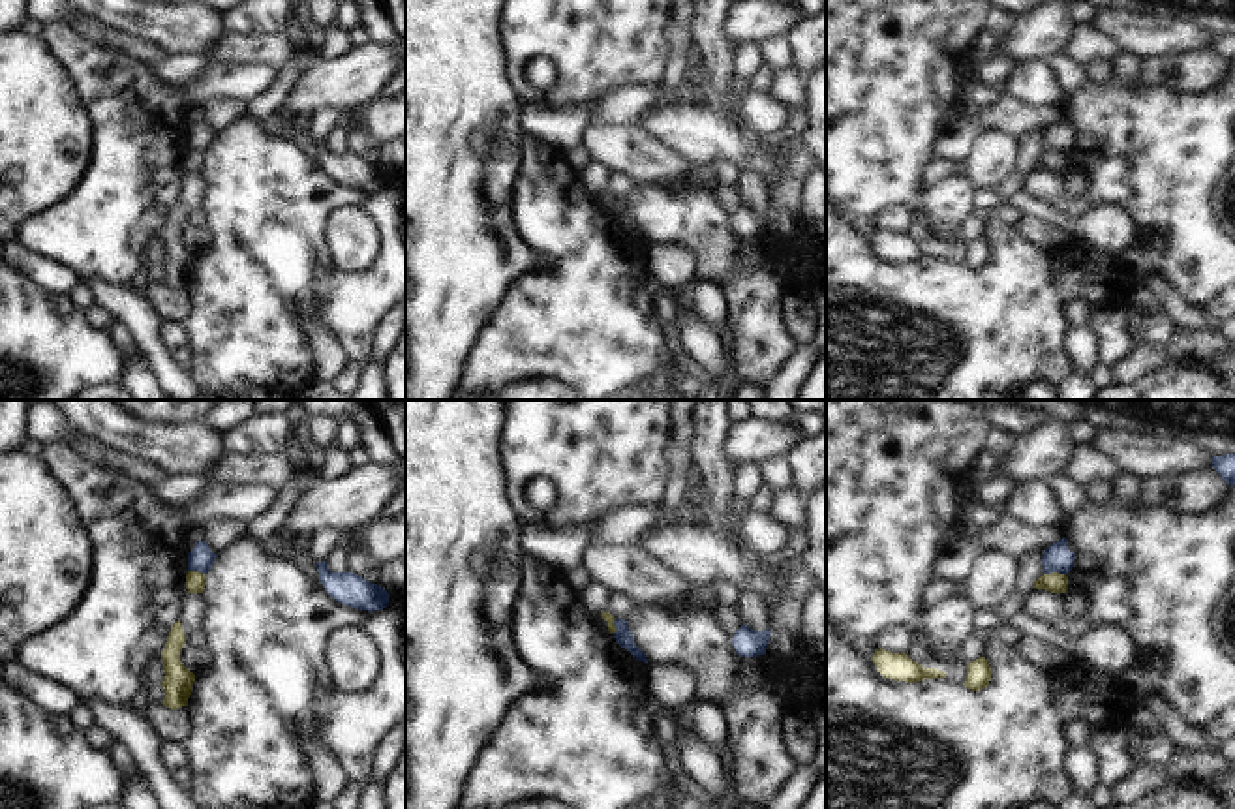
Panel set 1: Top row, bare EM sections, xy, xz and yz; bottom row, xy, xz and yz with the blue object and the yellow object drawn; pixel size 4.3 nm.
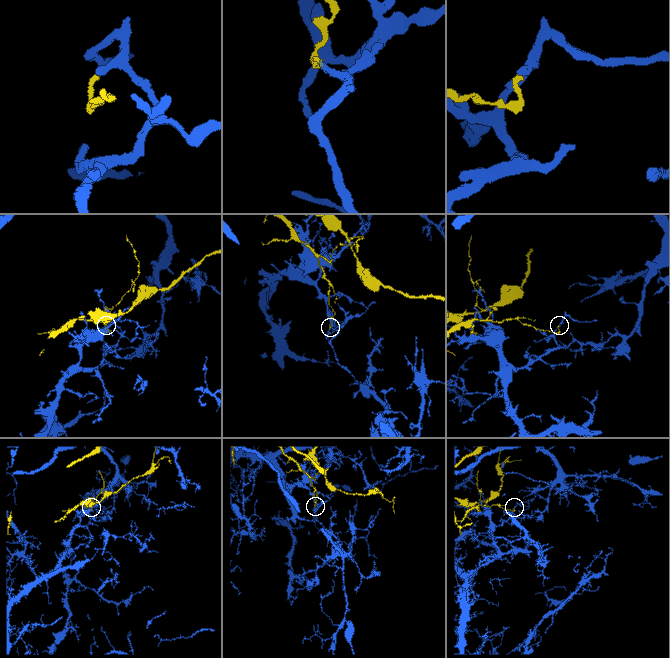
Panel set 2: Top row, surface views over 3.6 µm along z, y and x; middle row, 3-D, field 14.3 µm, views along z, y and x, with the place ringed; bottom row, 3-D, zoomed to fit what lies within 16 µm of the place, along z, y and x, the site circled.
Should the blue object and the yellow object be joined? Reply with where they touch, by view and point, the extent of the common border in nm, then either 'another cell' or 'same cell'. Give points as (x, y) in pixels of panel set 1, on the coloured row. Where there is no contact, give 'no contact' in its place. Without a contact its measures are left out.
contact yz (1055, 571); length 90 nm; another cell

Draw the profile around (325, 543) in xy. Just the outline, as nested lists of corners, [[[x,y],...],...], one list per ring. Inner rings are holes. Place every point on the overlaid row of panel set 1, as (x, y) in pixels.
[[[321,531],[315,539],[308,542],[313,563],[328,561],[334,550],[345,541],[342,531]]]

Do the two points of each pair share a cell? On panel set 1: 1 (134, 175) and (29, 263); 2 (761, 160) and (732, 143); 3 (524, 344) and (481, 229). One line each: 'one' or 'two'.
1: two
2: one
3: two

